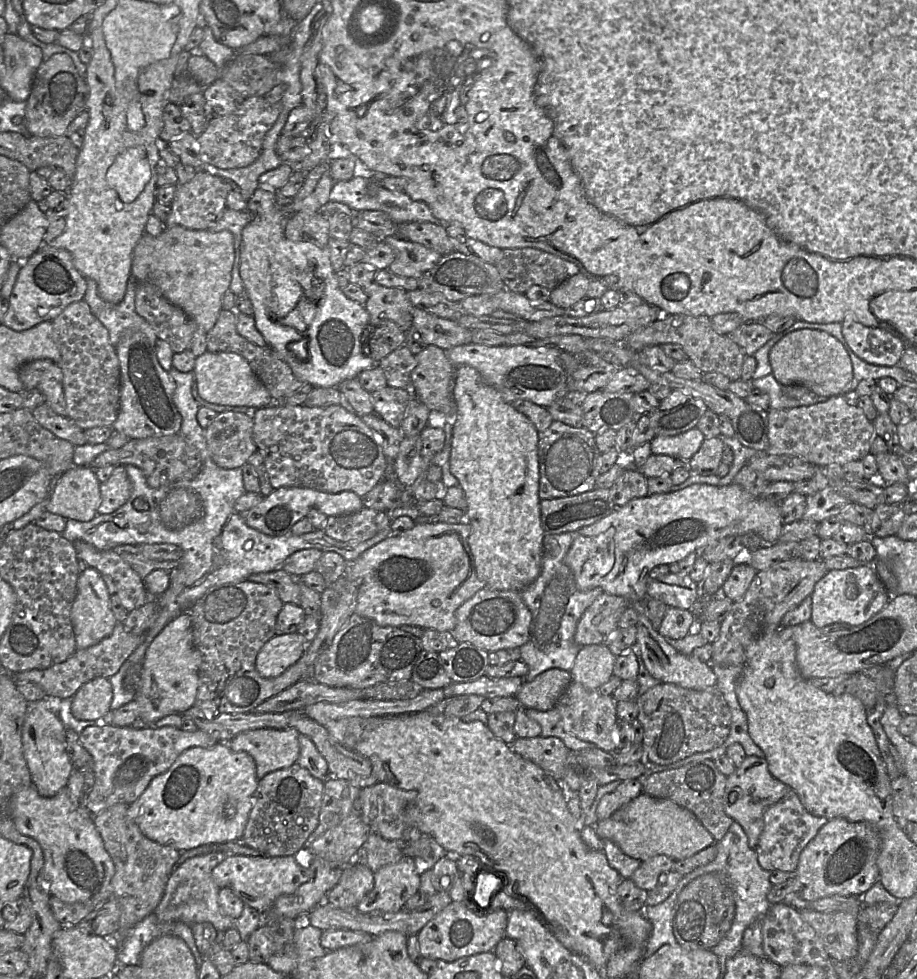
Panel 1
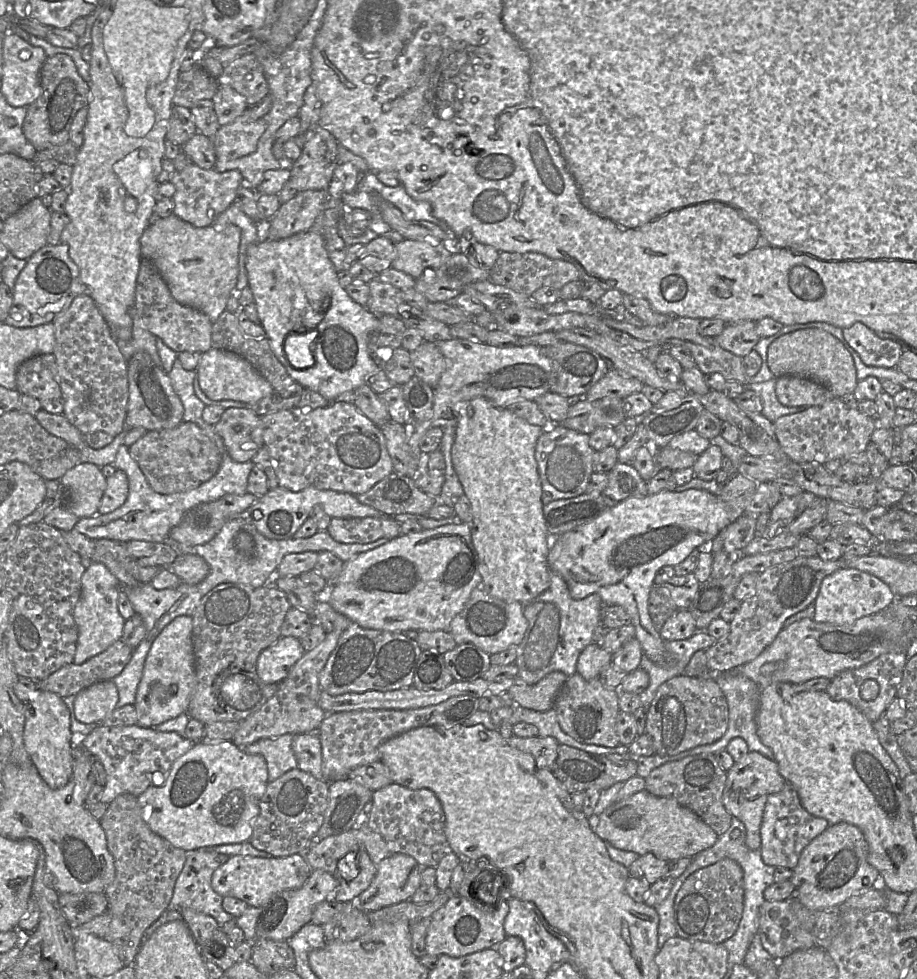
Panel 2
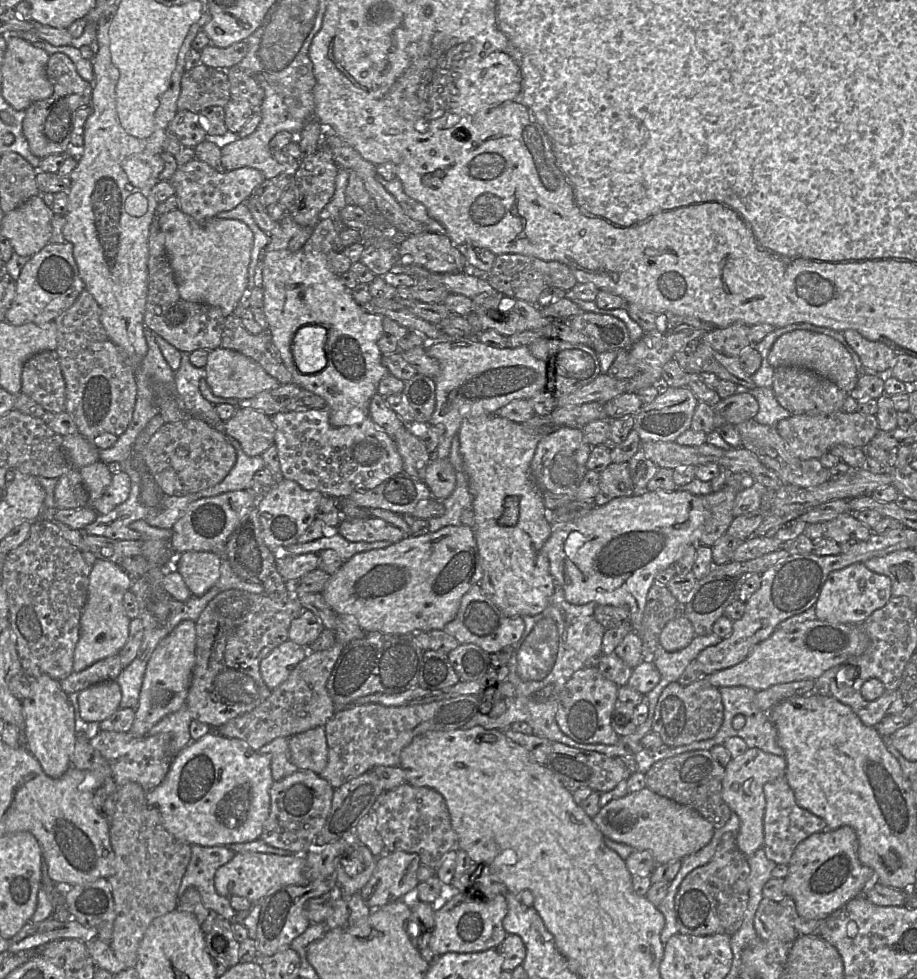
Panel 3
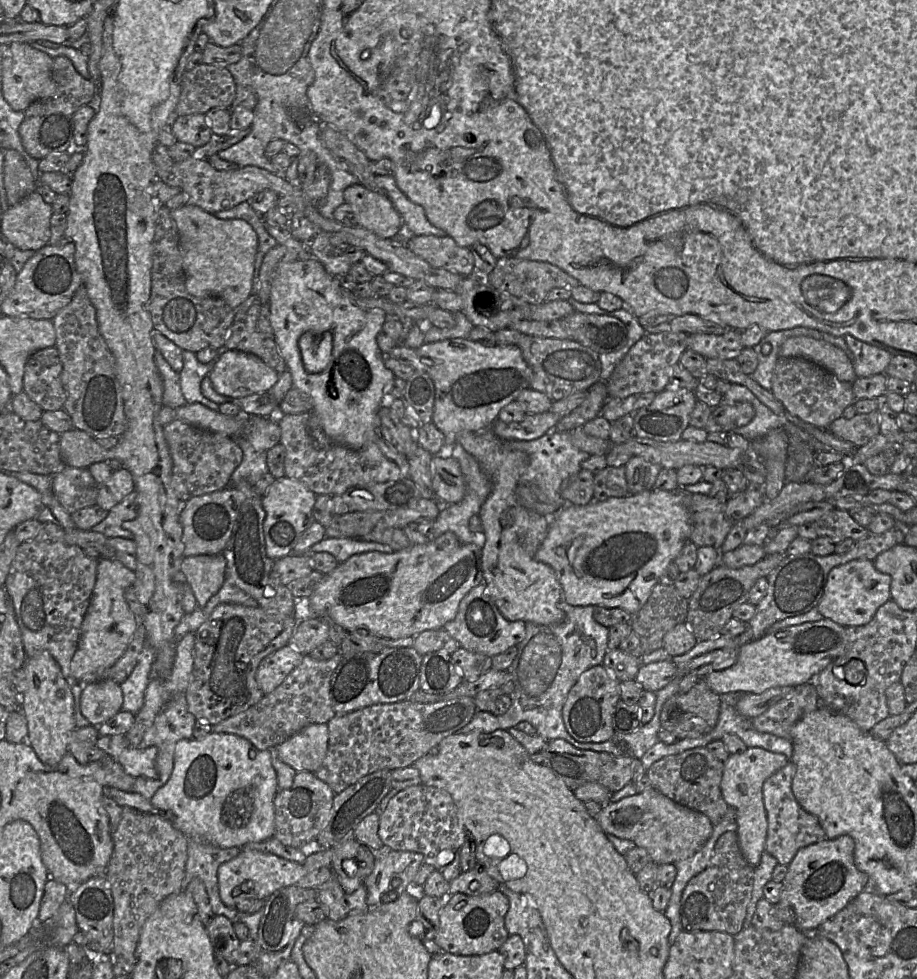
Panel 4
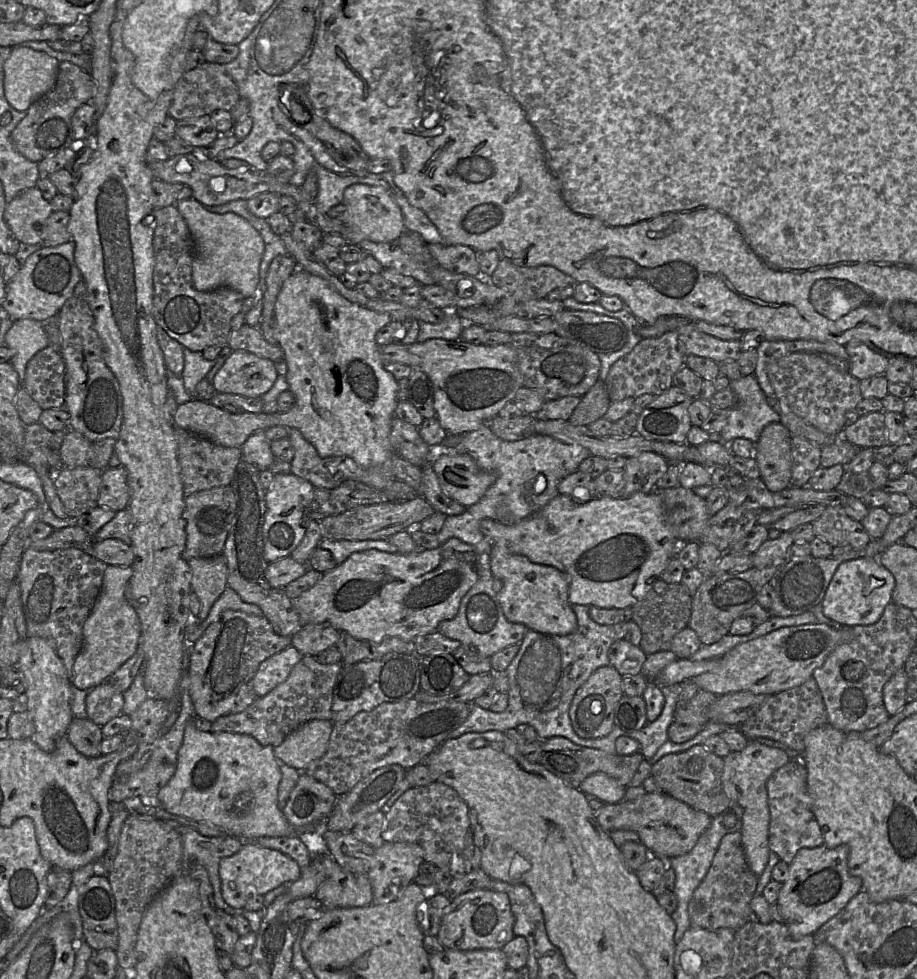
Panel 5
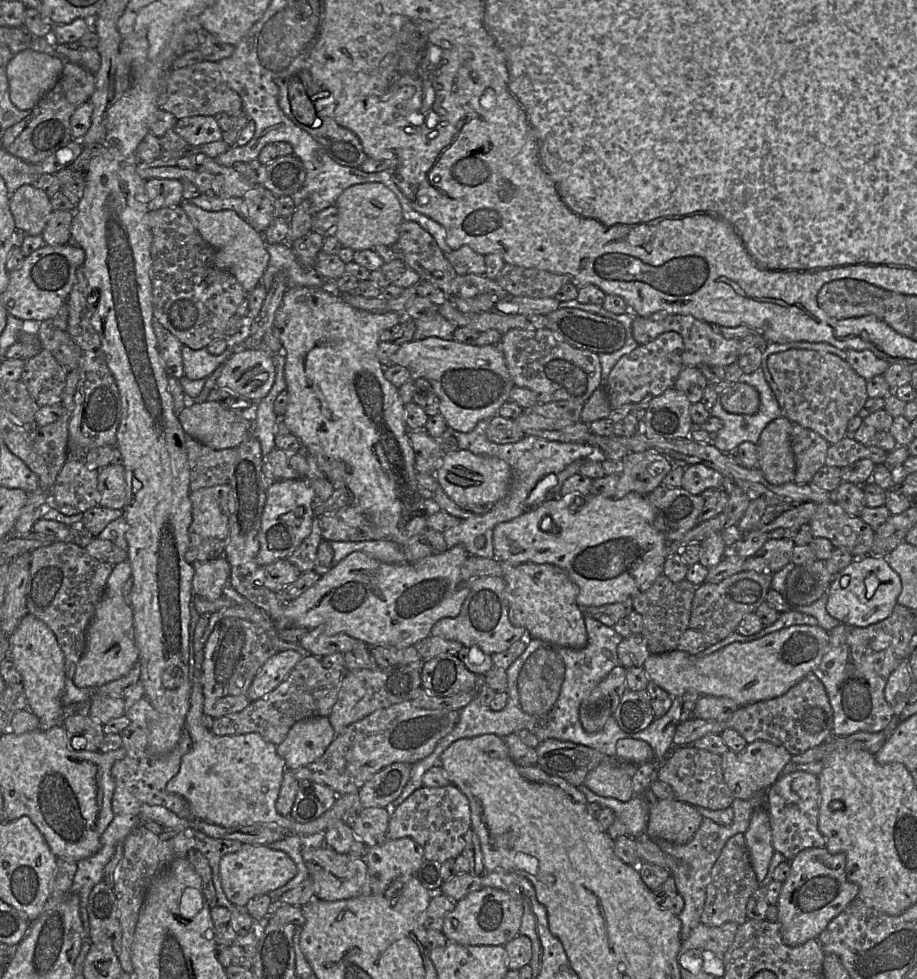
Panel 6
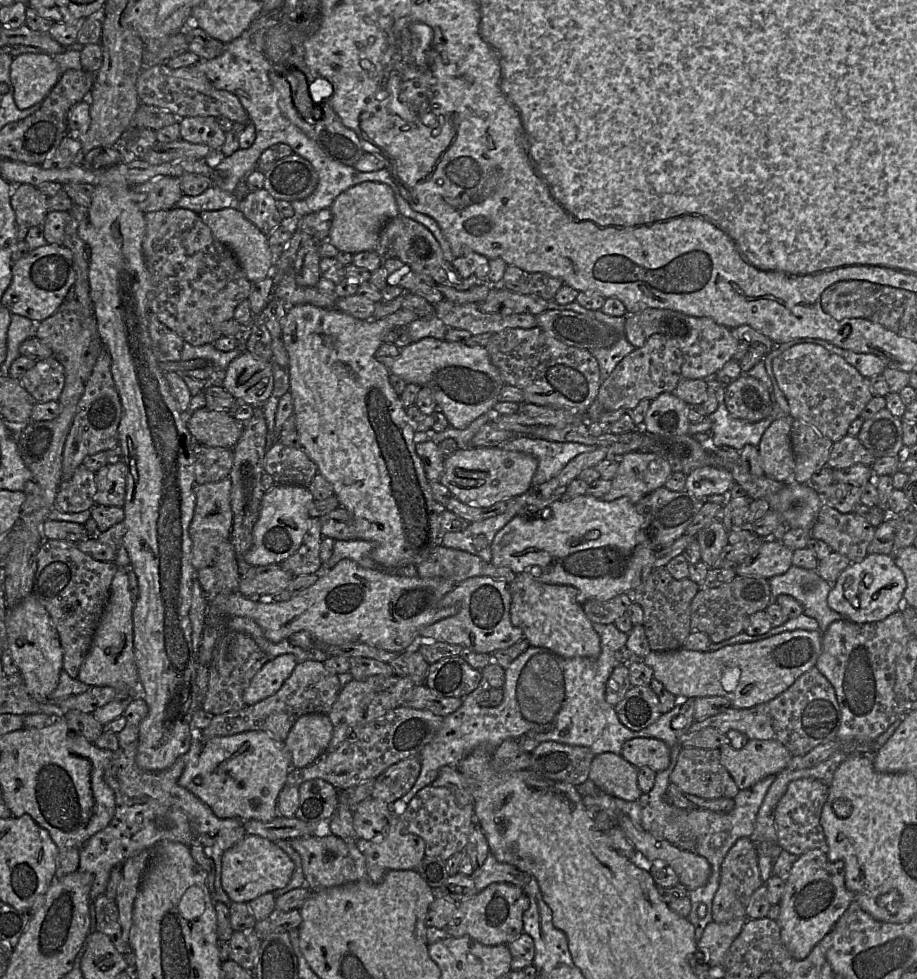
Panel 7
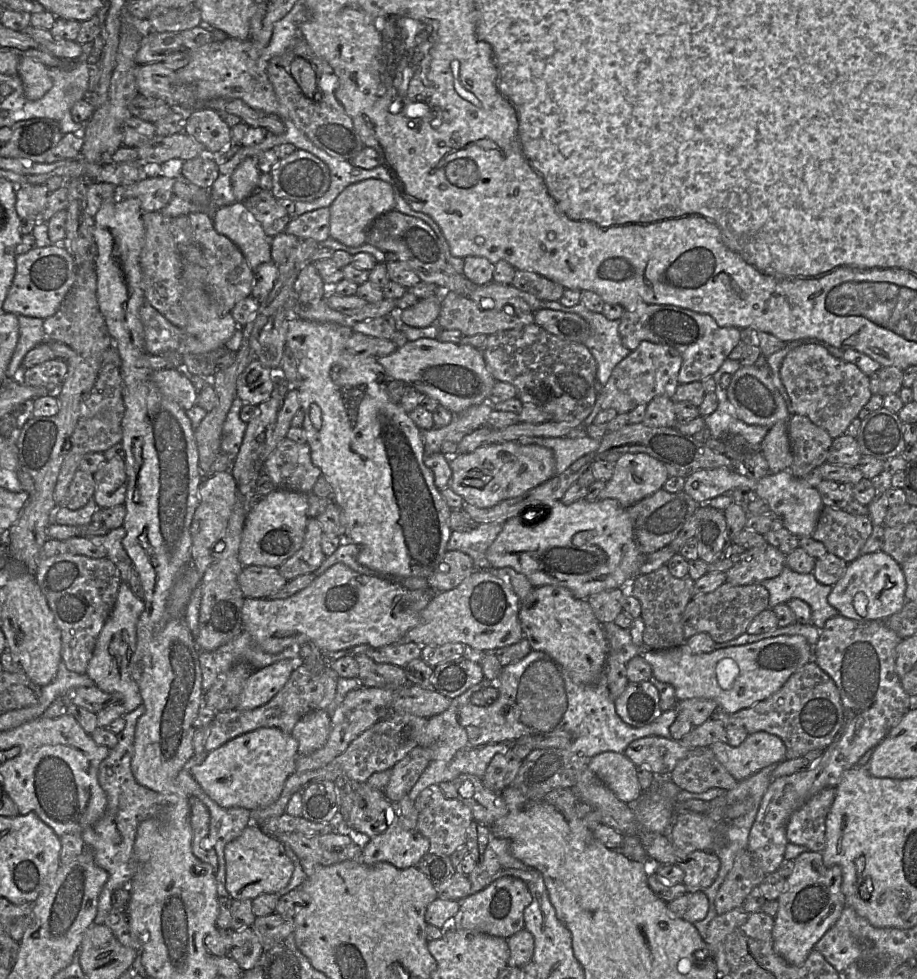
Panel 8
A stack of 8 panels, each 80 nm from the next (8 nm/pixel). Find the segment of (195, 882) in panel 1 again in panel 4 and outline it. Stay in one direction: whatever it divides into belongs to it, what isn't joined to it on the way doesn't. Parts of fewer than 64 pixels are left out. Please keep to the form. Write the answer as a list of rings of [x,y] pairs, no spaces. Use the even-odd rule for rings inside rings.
[[[189,839],[187,862],[183,889],[186,889],[194,878],[199,878],[205,885],[210,904],[215,915],[223,915],[232,922],[238,921],[239,911],[226,906],[219,895],[217,871],[221,864],[236,857],[241,848],[220,848],[201,840]]]

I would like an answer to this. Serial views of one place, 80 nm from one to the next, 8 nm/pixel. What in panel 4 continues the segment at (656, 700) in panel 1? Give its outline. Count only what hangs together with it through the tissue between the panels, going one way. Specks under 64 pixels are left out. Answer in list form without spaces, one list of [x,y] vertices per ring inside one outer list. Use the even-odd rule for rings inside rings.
[[[700,679],[688,692],[666,700],[660,714],[661,727],[679,740],[698,738],[716,726],[720,707],[720,695]]]

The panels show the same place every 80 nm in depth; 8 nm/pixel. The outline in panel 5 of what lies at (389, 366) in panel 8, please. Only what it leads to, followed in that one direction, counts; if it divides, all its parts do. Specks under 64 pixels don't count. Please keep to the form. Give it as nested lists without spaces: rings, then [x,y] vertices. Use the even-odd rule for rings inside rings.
[[[429,339],[423,343],[410,344],[407,350],[419,358],[418,368],[415,369],[424,372],[433,385],[435,418],[446,434],[469,433],[489,423],[508,402],[513,402],[517,390],[524,386],[516,351],[509,344],[490,346],[475,345],[460,339]]]

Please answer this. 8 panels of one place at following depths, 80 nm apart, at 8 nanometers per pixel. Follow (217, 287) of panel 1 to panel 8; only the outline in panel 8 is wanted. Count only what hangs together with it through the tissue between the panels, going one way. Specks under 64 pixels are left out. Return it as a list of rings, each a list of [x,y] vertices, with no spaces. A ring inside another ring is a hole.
[[[243,202],[220,207],[211,215],[214,229],[232,241],[254,271],[260,264],[272,261],[269,238],[251,216]]]

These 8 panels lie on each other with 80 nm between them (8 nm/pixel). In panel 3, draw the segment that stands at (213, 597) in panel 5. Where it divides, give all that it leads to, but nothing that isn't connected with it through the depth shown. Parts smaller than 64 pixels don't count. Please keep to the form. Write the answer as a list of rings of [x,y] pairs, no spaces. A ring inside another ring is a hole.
[[[188,551],[178,554],[173,570],[183,577],[193,596],[203,596],[219,580],[222,556],[215,552]]]

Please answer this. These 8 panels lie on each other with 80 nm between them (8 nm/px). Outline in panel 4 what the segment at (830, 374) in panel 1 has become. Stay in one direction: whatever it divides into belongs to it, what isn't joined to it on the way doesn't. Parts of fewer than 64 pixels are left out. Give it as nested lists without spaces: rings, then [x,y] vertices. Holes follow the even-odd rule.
[[[807,336],[787,338],[779,349],[779,357],[801,357],[822,366],[840,381],[853,383],[857,376],[851,360],[840,348]]]

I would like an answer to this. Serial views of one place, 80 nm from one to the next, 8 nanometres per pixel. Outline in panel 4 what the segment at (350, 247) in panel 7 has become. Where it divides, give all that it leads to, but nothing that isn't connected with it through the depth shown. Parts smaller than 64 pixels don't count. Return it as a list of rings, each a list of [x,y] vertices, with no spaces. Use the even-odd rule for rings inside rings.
[[[353,184],[345,189],[344,200],[352,207],[359,227],[384,239],[400,239],[404,235],[402,218],[384,193]]]

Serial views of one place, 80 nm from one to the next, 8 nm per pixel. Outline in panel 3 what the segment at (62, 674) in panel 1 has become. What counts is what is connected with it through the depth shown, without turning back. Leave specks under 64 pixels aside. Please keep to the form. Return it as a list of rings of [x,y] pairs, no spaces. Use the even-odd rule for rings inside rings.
[[[119,654],[95,662],[85,670],[72,672],[60,680],[61,689],[66,694],[80,692],[90,686],[116,680],[123,670]]]

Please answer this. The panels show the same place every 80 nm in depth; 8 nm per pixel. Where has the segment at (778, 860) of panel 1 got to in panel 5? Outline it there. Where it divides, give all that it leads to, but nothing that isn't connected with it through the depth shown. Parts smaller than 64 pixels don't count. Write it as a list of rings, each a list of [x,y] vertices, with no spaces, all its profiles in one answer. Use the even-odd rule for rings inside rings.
[[[798,758],[776,770],[767,782],[768,807],[770,812],[768,844],[771,852],[790,865],[802,848],[824,845],[824,836],[812,811],[812,799],[807,790],[807,769]]]

